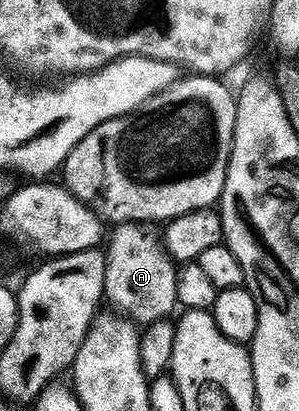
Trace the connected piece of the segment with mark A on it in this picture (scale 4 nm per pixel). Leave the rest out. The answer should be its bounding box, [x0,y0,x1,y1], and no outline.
[105,223,180,326]

